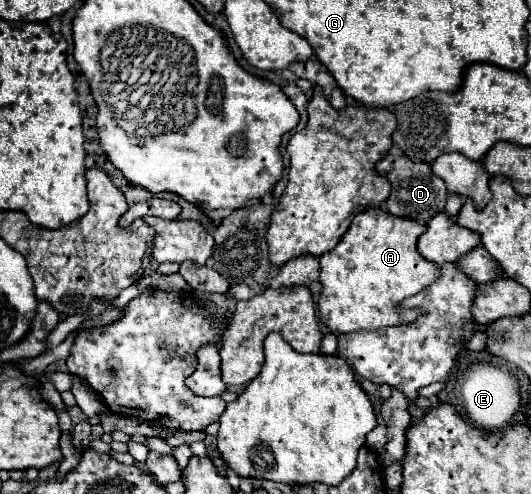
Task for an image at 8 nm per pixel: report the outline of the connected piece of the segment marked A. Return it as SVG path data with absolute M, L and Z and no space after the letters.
M366 209L358 213L350 225L350 229L342 235L340 243L324 253L320 257L320 283L322 283L322 293L318 299L318 311L320 311L320 321L334 333L352 333L358 329L380 329L380 327L390 327L390 325L408 325L414 319L420 317L420 311L412 309L400 309L400 303L428 287L432 281L440 277L438 265L432 261L424 259L418 249L418 237L426 231L426 225L420 221L412 219L400 219L392 217L382 209Z

